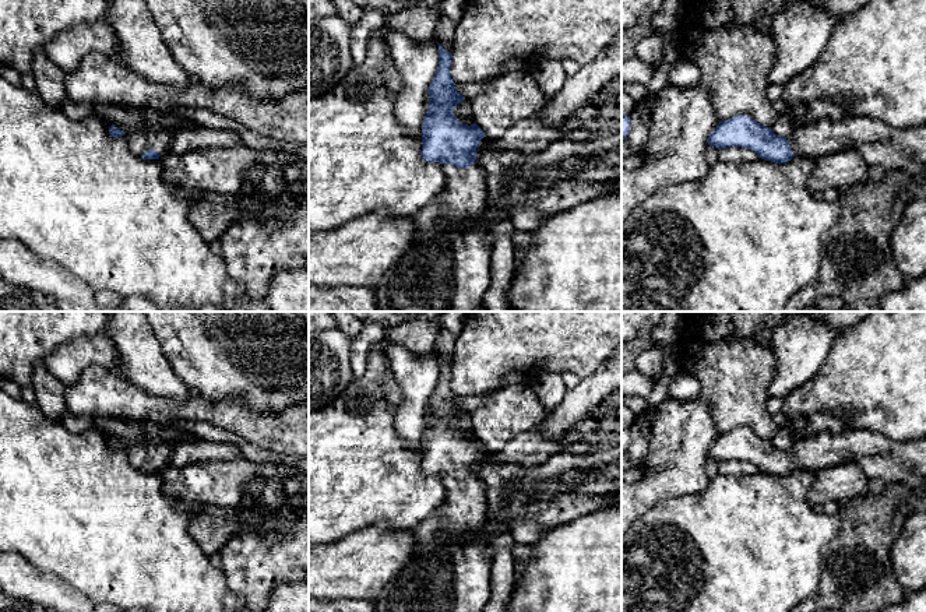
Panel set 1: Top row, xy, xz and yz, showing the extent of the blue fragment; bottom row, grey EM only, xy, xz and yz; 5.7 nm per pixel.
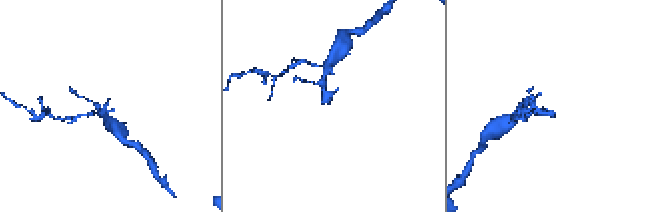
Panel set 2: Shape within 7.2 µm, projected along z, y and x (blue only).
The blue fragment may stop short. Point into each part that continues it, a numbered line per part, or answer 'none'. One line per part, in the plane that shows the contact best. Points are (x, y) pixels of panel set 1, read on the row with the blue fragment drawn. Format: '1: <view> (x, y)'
1: xz (449, 266)

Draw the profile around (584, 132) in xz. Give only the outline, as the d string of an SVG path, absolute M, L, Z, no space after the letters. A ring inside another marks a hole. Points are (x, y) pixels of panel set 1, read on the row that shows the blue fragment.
M580 120L577 127L567 127L566 137L573 141L581 141L588 144L591 138L598 134L587 120Z

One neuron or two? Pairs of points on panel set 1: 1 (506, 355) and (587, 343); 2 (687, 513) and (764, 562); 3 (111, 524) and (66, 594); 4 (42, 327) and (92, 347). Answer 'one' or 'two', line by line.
1: one
2: one
3: two
4: two

